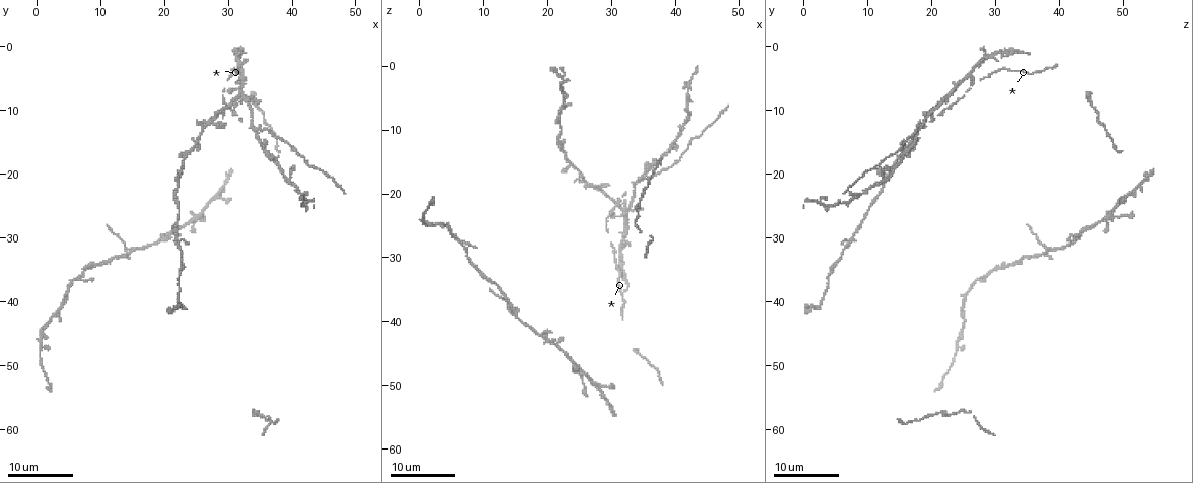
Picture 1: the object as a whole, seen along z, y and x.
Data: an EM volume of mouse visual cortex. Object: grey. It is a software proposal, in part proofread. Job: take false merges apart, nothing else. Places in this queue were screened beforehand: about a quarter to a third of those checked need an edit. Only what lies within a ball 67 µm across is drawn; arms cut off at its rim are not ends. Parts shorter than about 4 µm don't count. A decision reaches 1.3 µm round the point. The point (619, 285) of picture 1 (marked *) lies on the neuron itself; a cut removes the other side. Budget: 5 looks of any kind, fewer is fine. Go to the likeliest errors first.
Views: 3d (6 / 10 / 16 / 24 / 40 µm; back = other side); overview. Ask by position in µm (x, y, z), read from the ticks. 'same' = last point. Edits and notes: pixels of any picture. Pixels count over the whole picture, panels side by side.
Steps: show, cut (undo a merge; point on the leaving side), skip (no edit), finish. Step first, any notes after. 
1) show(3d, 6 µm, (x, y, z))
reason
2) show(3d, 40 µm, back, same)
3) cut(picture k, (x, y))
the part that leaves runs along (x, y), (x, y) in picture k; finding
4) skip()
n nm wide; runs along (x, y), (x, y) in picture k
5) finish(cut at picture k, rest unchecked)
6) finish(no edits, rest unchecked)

show(3d, 24 µm, (32.5, 8.0, 22.5))
thin arm on a thick one

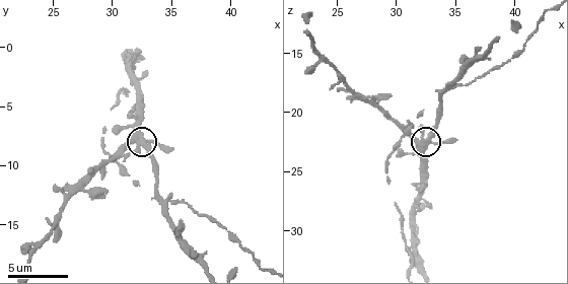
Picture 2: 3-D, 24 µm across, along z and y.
show(3d, 10 µm, (32.8, 8.2, 22.2))
closer look

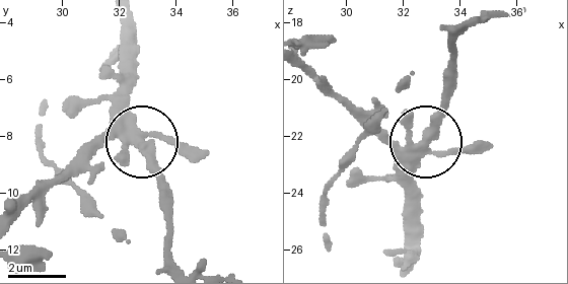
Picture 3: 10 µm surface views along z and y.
show(3d, 10 µm, back, (32.5, 8.2, 22.2))

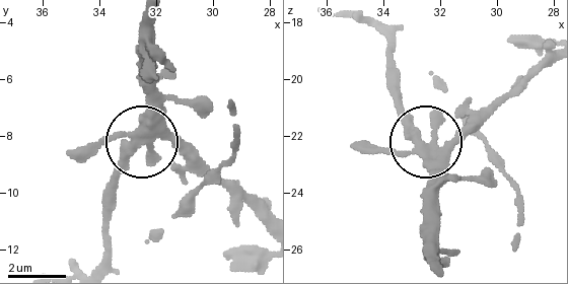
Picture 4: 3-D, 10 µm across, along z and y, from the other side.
skip()
5 arms; runs along (440, 267), (440, 165), (392, 95) in picture 4; all the same neuron

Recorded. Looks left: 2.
show(3d, 16 µm, (34.8, 13.6, 17.8))

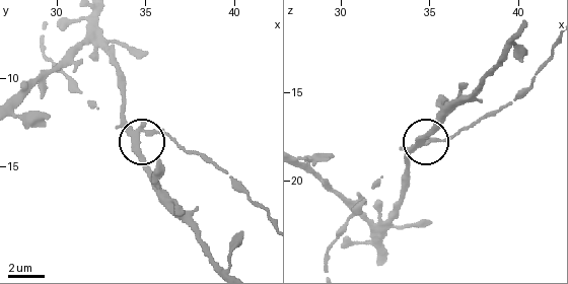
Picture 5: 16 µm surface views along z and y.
show(3d, 6 µm, (34.6, 13.5, 17.8))

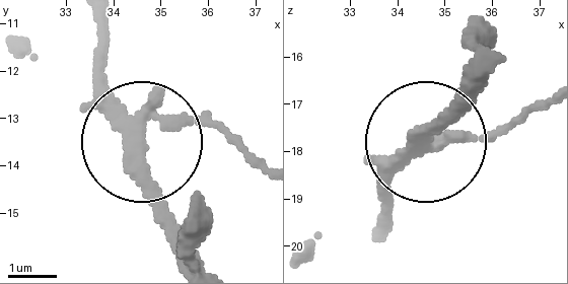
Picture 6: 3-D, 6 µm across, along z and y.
skip()
continuous, no second neuron

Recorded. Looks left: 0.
finish(no edits, rest unchecked)

